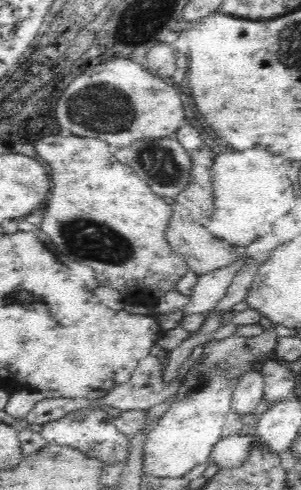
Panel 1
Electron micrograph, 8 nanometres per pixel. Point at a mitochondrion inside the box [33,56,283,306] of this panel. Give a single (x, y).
(84, 238)

